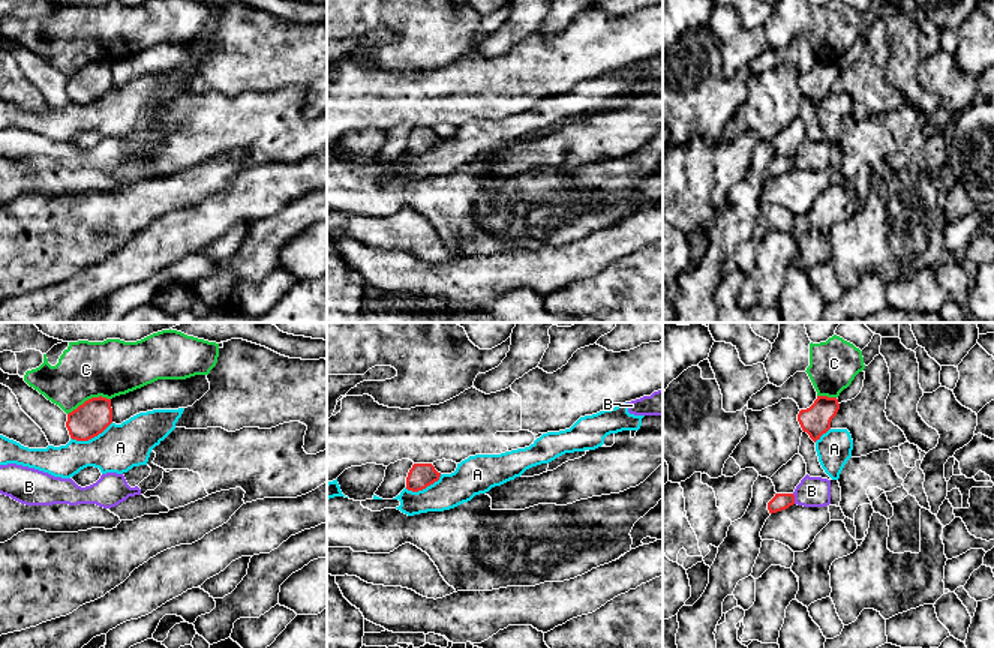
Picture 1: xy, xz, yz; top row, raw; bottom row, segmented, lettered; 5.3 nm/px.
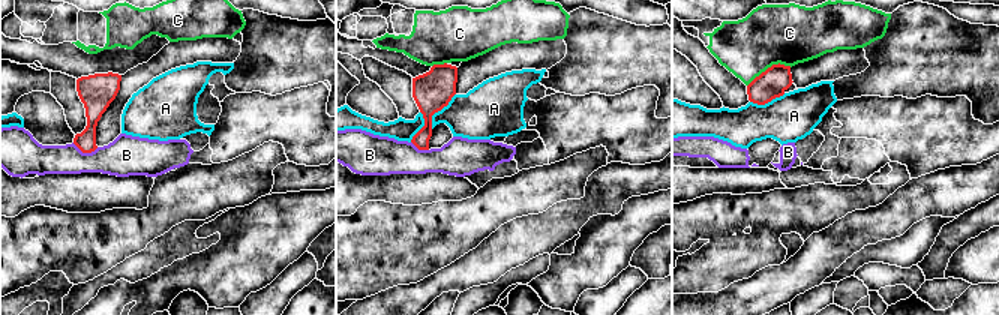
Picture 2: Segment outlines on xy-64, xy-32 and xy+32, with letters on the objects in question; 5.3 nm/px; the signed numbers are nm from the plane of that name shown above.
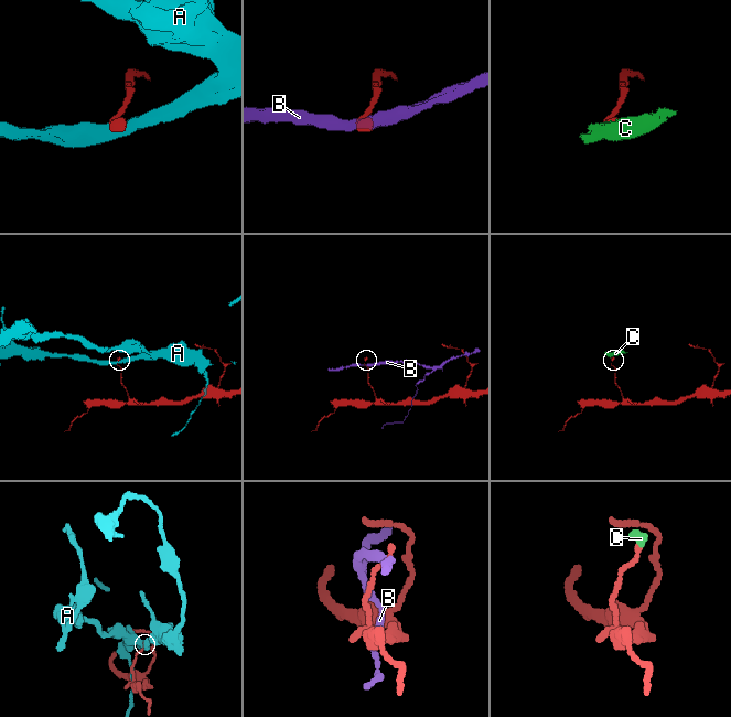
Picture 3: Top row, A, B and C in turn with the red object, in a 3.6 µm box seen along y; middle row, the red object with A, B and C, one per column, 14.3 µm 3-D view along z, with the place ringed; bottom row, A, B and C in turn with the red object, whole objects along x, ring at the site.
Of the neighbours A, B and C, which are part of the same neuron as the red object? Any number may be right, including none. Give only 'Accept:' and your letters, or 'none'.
Accept: none

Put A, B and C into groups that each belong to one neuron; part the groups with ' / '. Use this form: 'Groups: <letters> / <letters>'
Groups: A / B / C

